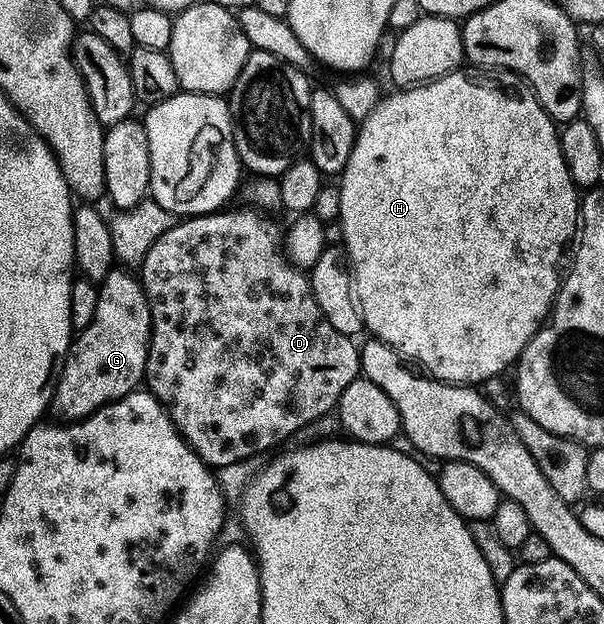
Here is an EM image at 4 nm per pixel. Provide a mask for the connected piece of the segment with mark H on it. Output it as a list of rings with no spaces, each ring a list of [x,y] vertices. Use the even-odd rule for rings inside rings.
[[[460,68],[432,82],[399,88],[394,92],[396,94],[388,98],[387,95],[380,97],[373,110],[358,123],[349,164],[345,164],[337,182],[341,196],[337,226],[343,229],[341,242],[351,257],[355,297],[363,314],[364,327],[372,330],[378,341],[389,344],[404,359],[420,362],[424,366],[422,369],[440,382],[479,384],[475,382],[483,382],[501,373],[506,366],[514,367],[531,337],[547,321],[555,304],[555,295],[559,292],[569,247],[576,241],[580,227],[581,194],[569,176],[557,123],[536,100],[531,87],[512,70]]]

